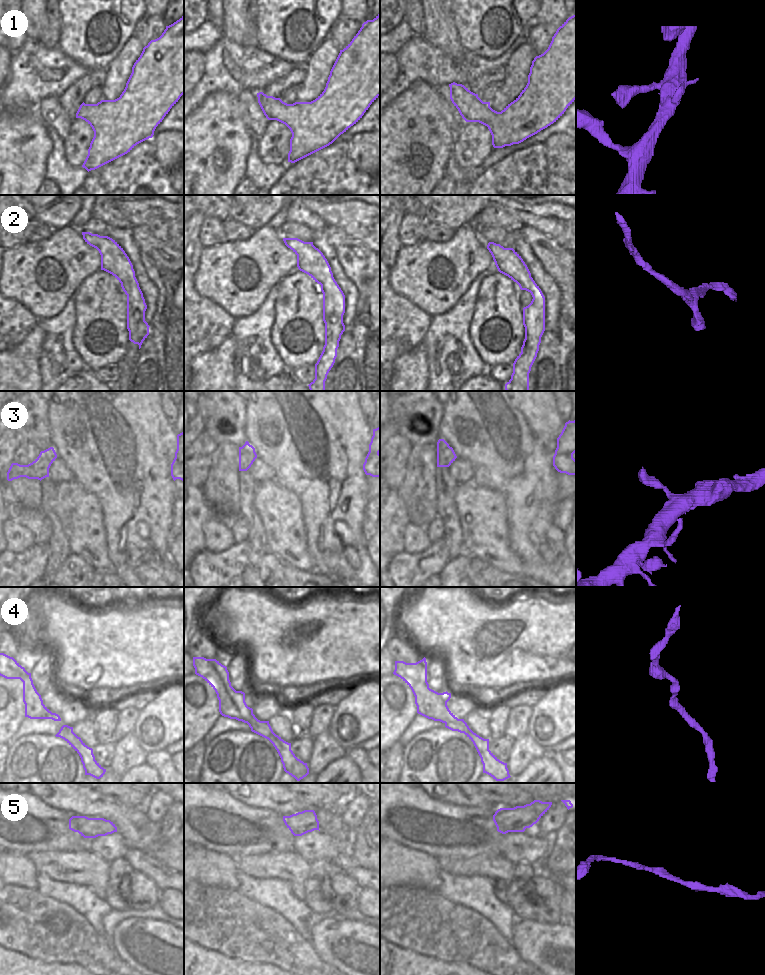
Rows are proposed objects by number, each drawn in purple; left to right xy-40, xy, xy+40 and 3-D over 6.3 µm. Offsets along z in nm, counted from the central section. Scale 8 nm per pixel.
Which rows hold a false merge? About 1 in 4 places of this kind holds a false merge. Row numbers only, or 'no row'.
no row

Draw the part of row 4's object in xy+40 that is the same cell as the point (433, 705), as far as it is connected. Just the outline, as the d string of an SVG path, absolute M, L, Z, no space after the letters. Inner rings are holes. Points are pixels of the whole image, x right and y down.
M425 657L416 663L395 661L393 674L400 677L411 688L418 714L440 721L452 731L464 733L473 742L483 764L483 773L490 775L496 781L504 781L511 777L507 763L500 761L489 750L489 739L484 739L474 733L464 719L458 719L449 710L447 702L451 698L451 693L447 691L438 693L429 688Z

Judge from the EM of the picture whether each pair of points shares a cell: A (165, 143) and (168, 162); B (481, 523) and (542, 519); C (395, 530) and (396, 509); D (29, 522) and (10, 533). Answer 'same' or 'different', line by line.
A: same
B: different
C: same
D: different

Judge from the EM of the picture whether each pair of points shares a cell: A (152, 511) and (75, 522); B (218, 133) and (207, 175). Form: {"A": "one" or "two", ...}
{"A": "two", "B": "one"}

